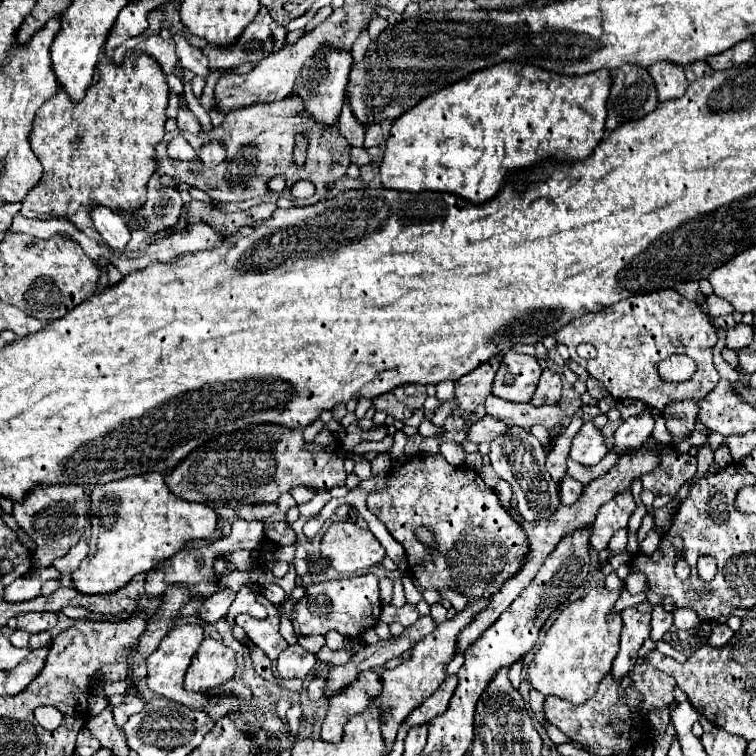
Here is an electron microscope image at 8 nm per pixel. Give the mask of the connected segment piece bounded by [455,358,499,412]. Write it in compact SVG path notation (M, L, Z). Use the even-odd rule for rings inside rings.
M491 358L491 362L485 362L483 366L479 366L479 370L467 374L467 378L459 378L459 382L455 382L459 408L463 408L465 412L473 412L479 404L485 402L485 398L491 394L491 384L497 368L499 358Z

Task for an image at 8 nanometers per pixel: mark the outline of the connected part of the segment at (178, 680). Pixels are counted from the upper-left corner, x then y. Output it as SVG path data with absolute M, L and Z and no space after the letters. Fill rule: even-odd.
M179 624L175 626L159 644L159 648L147 658L147 686L149 690L153 690L155 694L163 696L163 698L169 698L177 704L183 704L191 710L201 710L205 706L205 696L201 694L191 694L183 688L183 678L185 678L185 672L191 664L191 658L193 654L197 652L199 644L203 640L203 628L199 624Z

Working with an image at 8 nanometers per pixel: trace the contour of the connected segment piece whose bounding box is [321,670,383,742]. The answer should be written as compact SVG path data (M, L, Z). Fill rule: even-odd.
M367 670L359 674L359 682L355 682L355 686L347 686L343 694L335 694L335 698L329 698L321 738L325 742L341 742L343 726L349 722L351 716L363 712L371 704L371 700L377 698L381 688L381 678L373 670Z

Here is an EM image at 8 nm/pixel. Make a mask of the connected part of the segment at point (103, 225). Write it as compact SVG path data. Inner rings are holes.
M97 206L91 212L91 216L95 230L101 234L103 242L113 250L123 250L125 244L129 242L129 224L125 222L125 218L119 214L115 216L113 210L107 210L103 206Z

